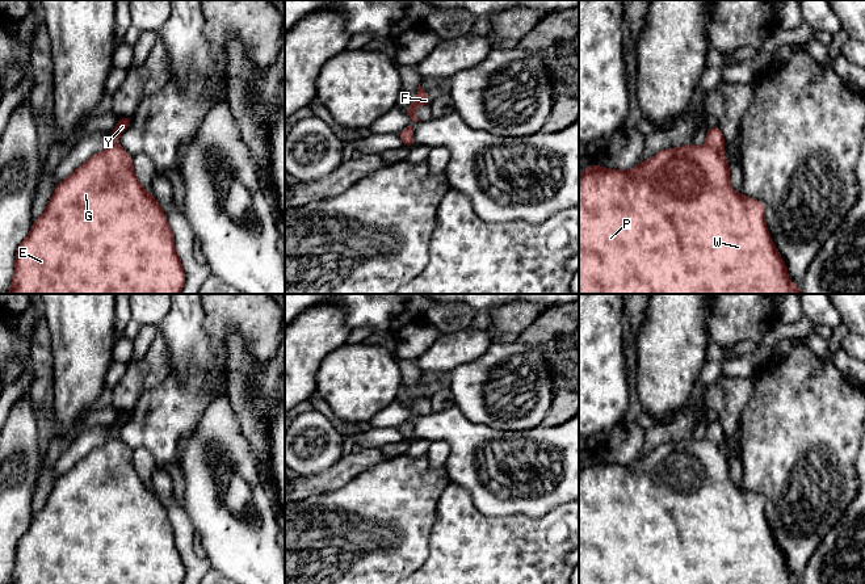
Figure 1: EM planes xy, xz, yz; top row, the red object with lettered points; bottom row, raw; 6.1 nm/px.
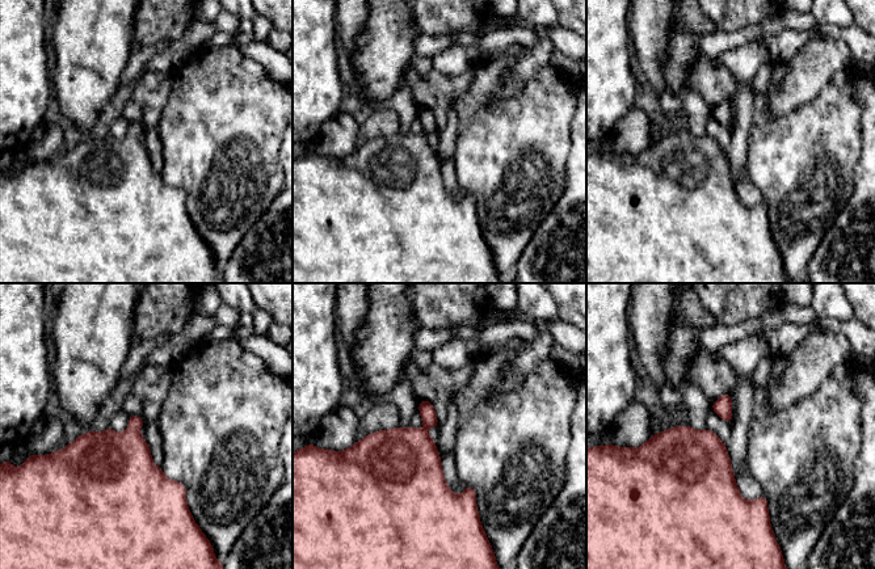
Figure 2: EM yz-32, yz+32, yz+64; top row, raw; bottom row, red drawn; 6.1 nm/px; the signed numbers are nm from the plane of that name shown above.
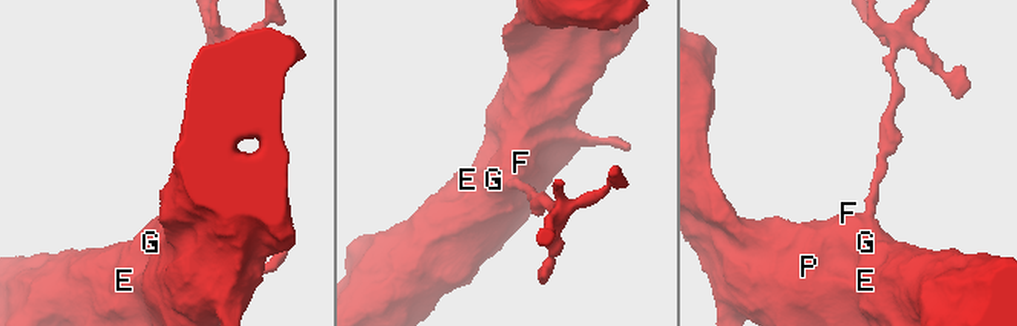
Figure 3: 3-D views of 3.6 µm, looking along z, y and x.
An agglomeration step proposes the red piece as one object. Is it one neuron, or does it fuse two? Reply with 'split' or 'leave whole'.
leave whole

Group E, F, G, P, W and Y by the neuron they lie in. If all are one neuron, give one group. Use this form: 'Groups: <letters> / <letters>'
Groups: E F G P W Y

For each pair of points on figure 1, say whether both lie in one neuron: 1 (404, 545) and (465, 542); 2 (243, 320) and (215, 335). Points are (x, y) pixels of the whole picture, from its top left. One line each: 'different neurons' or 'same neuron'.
1: different neurons
2: same neuron

